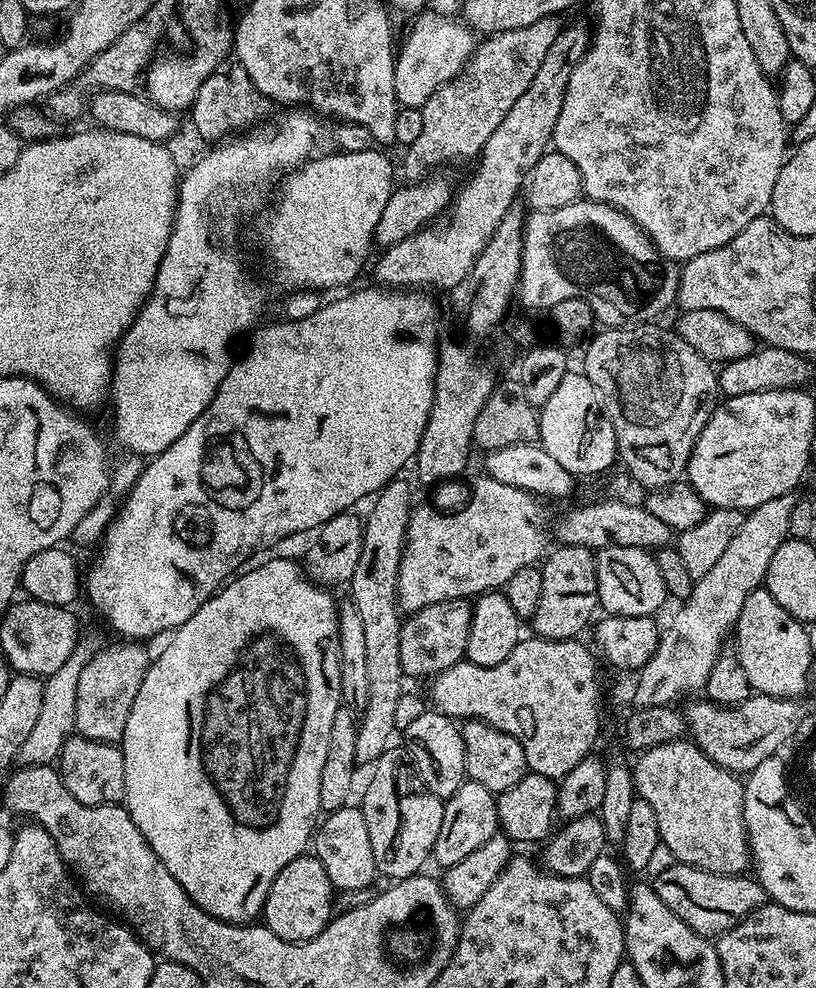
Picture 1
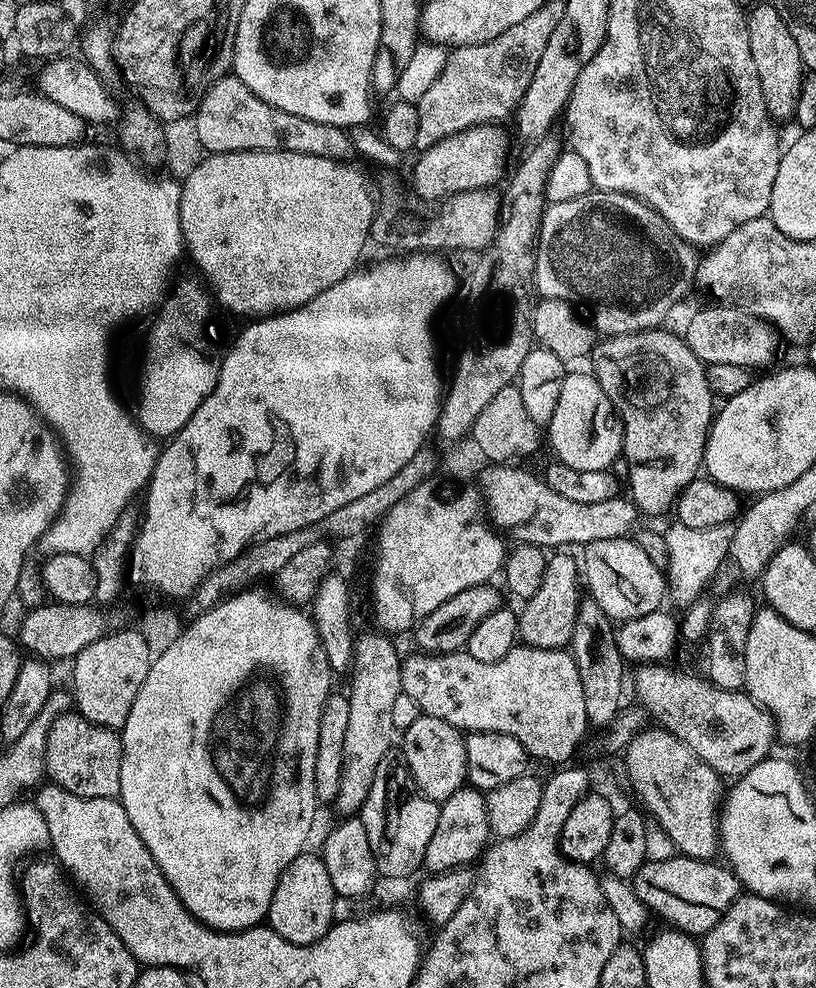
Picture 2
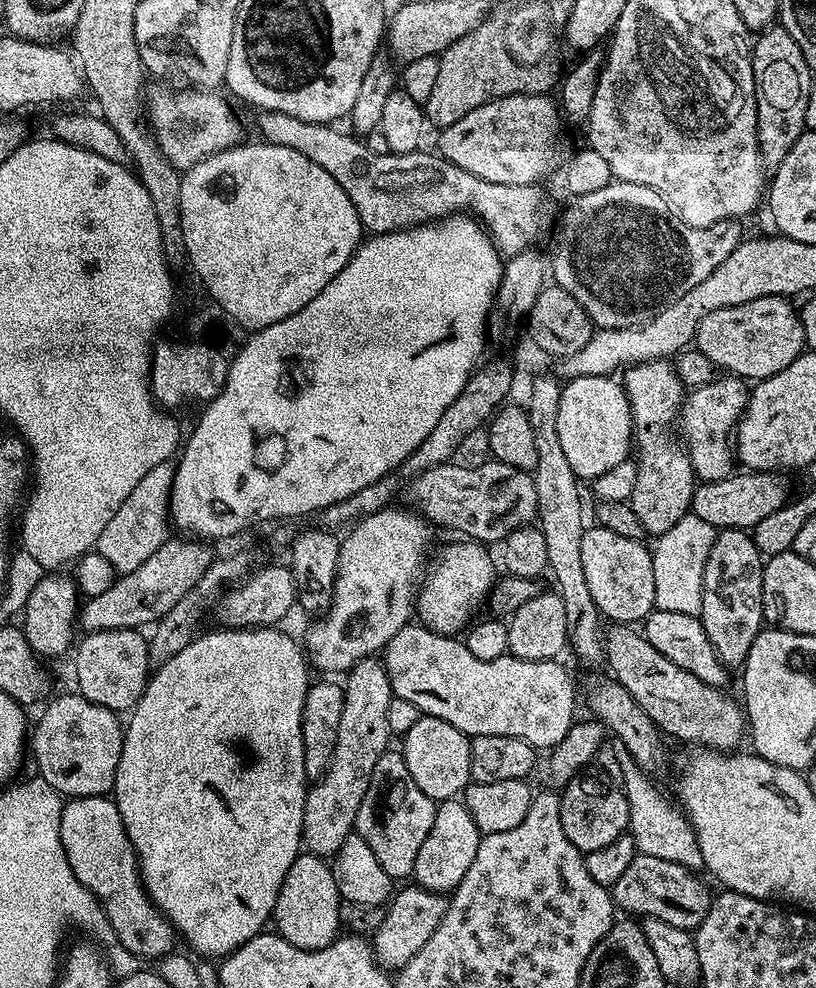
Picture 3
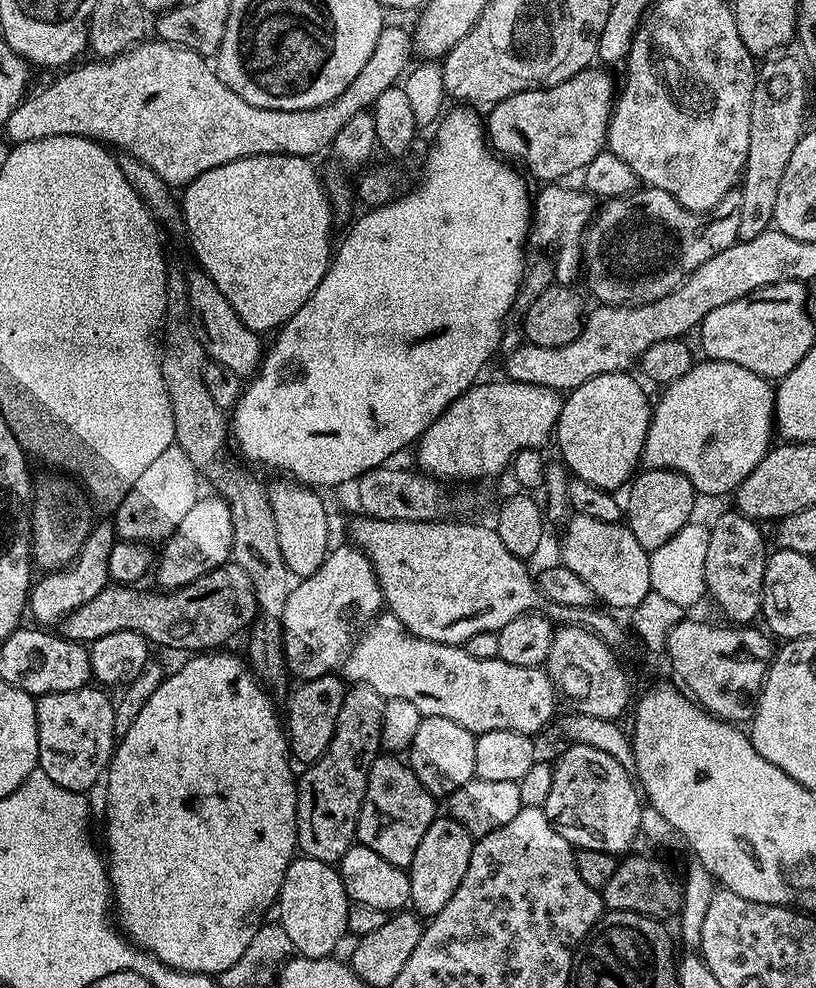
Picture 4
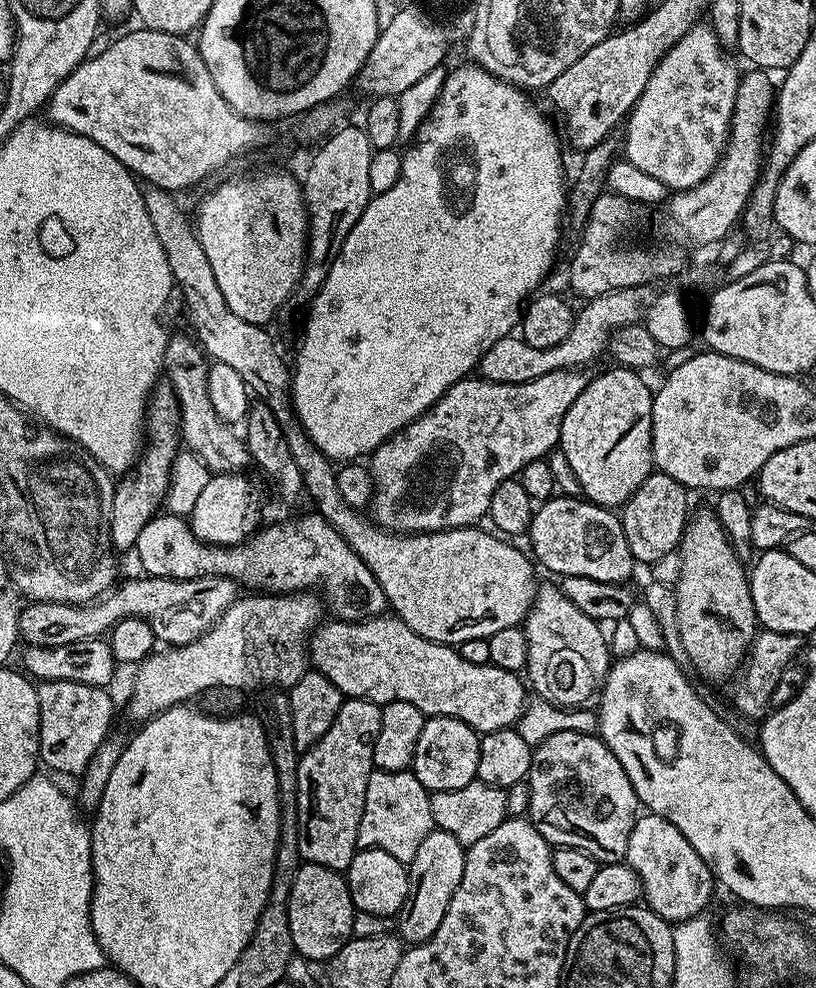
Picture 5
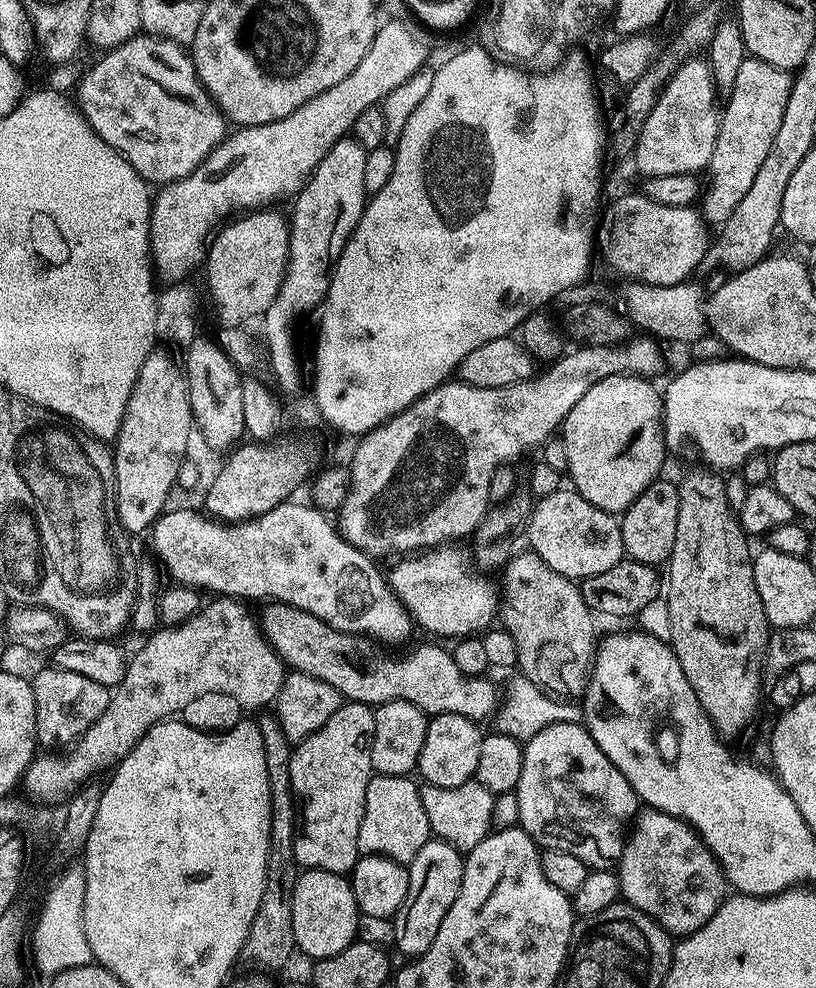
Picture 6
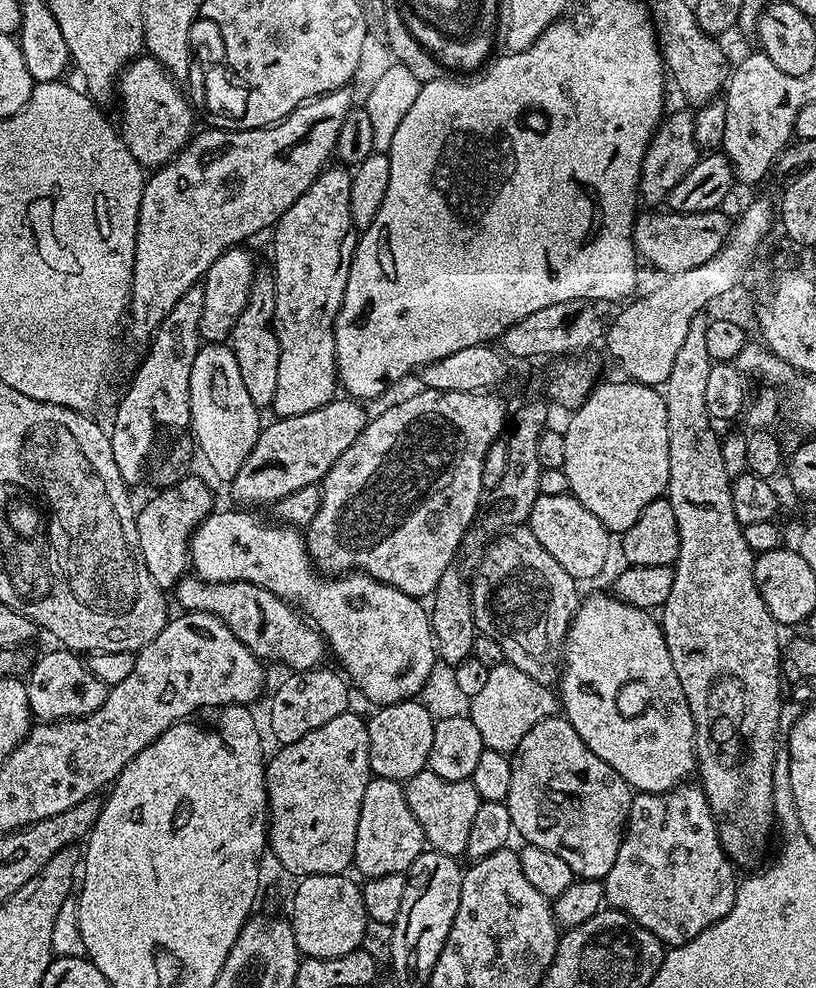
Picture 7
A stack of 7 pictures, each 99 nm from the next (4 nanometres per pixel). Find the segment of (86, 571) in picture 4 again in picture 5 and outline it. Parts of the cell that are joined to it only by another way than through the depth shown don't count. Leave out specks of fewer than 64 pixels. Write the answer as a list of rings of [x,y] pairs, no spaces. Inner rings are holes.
[[[167,382],[157,383],[148,398],[148,407],[142,425],[146,439],[138,453],[138,459],[124,480],[115,485],[110,506],[110,539],[113,549],[135,549],[138,533],[142,526],[150,522],[161,511],[165,503],[168,487],[171,486],[171,468],[174,466],[176,453],[182,448],[180,439],[180,411],[176,395]]]

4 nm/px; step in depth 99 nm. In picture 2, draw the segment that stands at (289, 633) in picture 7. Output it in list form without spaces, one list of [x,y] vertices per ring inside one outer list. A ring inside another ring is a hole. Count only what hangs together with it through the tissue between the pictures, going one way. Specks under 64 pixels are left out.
[[[517,646],[510,649],[506,658],[498,662],[478,662],[467,650],[429,654],[423,650],[413,651],[413,656],[405,655],[400,666],[401,689],[414,702],[418,702],[425,716],[442,718],[450,726],[469,732],[497,732],[510,734],[522,742],[529,757],[549,760],[552,766],[564,766],[589,731],[589,709],[582,694],[582,682],[578,678],[578,666],[571,651],[562,648],[529,648]]]

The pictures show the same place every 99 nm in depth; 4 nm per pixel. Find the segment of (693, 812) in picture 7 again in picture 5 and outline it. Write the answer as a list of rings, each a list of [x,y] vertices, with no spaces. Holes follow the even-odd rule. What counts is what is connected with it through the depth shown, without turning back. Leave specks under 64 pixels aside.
[[[637,815],[634,830],[630,830],[626,863],[638,874],[643,903],[663,920],[679,922],[700,916],[712,900],[714,877],[711,870],[698,850],[686,842],[686,834],[682,834],[674,822],[666,822],[666,818]]]

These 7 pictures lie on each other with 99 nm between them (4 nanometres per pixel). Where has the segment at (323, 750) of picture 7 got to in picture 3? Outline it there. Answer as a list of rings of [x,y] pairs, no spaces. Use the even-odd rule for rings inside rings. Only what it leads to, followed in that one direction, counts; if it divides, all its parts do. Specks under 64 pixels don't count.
[[[369,658],[360,660],[347,673],[343,681],[344,705],[342,706],[342,722],[338,722],[338,742],[334,742],[334,754],[326,774],[309,787],[306,806],[304,807],[304,835],[302,844],[313,856],[331,858],[346,842],[346,838],[353,835],[356,827],[358,806],[362,806],[362,798],[366,798],[366,790],[370,786],[370,778],[374,774],[374,766],[378,766],[378,758],[389,751],[390,733],[386,726],[386,709],[394,699],[390,678],[386,674],[383,663],[379,659]]]

